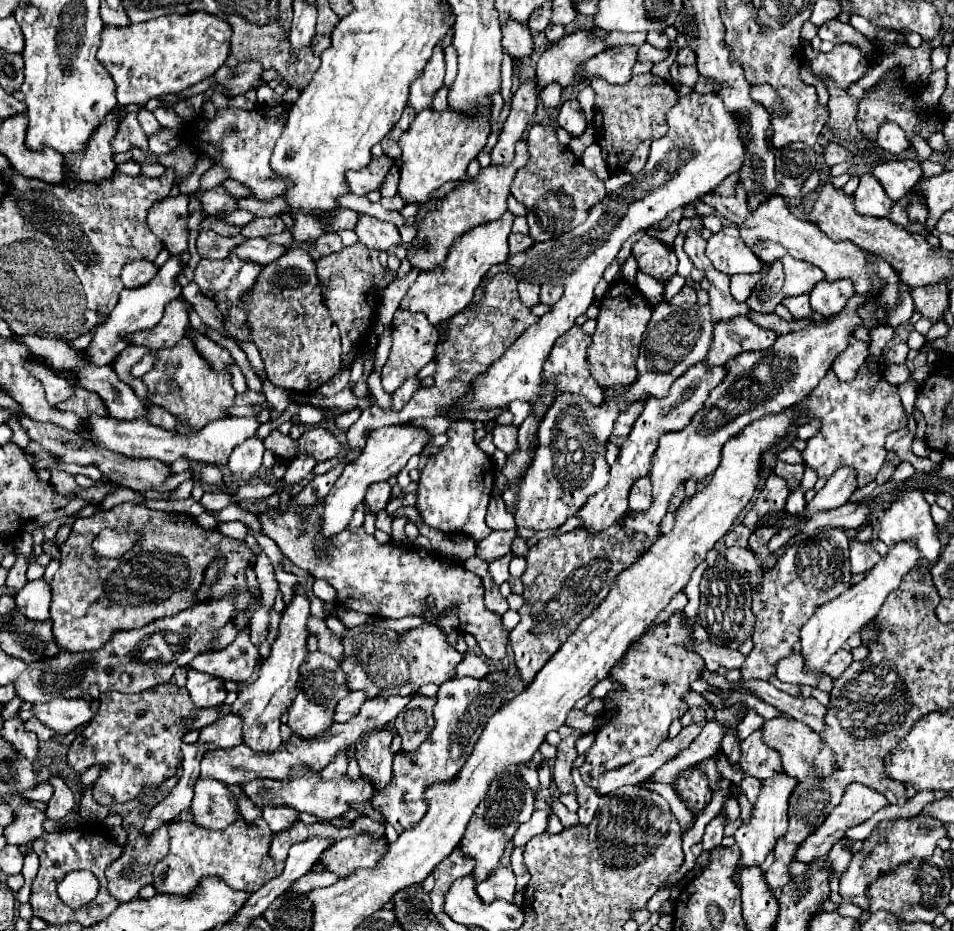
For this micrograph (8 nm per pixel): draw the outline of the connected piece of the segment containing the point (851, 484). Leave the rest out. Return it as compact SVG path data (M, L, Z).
M840 468L832 478L828 478L826 486L820 492L816 492L814 500L806 504L808 514L844 506L856 488L858 488L856 470L854 468Z

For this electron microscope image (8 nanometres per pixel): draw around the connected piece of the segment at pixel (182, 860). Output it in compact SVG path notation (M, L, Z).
M182 812L178 822L168 826L170 832L170 854L160 860L154 868L154 888L162 894L188 894L192 892L202 876L220 876L234 890L244 890L248 894L262 888L268 880L280 876L284 870L282 862L274 862L268 852L272 844L272 832L264 820L246 822L238 816L226 830L206 830L200 828L190 812Z

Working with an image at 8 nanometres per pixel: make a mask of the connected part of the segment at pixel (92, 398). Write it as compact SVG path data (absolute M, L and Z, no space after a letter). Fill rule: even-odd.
M78 388L76 394L74 394L72 398L68 398L68 400L62 402L62 404L58 404L56 408L60 408L60 410L68 410L68 412L74 412L74 414L78 414L80 418L90 416L90 414L108 416L108 410L106 410L102 398L96 396L94 392L84 390L84 388Z

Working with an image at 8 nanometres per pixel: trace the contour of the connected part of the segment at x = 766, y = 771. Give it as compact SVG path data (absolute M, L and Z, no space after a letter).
M760 730L752 732L746 740L740 742L738 764L748 776L754 776L754 778L760 778L760 780L774 776L782 768L780 754L776 750L764 746Z

